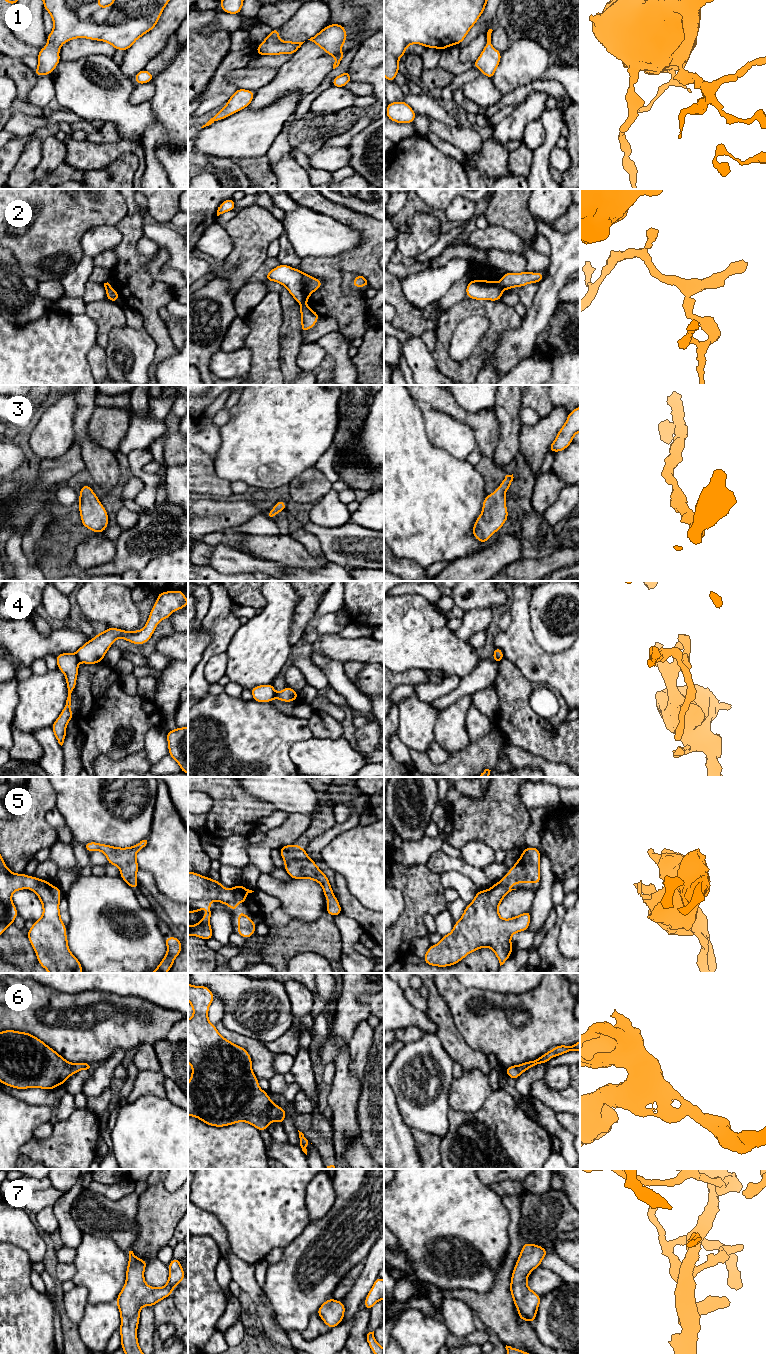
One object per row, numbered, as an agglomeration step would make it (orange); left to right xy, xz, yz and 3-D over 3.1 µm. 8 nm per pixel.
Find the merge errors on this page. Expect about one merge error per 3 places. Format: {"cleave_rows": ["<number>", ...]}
{"cleave_rows": ["2", "4"]}

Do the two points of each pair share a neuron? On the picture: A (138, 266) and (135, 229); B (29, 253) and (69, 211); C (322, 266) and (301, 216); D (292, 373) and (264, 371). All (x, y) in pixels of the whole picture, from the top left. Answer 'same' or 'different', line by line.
A: same
B: same
C: different
D: different

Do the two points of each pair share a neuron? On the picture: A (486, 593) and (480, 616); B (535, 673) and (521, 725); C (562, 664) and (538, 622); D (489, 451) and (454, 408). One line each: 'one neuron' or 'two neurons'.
A: two neurons
B: two neurons
C: two neurons
D: one neuron

